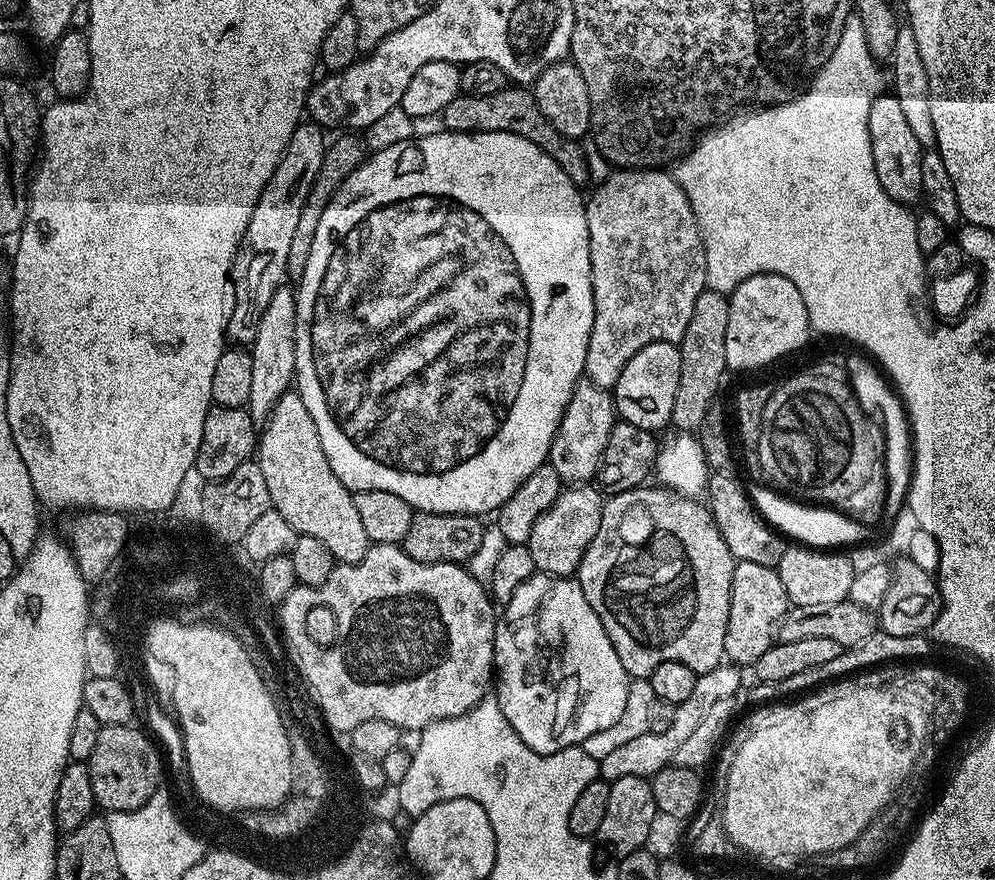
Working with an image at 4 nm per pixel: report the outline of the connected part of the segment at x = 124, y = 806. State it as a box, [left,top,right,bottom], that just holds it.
[86,724,161,813]

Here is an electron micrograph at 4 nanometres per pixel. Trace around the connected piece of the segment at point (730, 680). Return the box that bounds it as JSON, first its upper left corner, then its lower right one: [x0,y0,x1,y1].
[600,662,740,782]

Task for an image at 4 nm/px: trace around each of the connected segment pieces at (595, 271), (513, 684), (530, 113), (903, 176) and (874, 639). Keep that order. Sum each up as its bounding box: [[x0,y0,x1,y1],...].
[[584,168,708,389],[492,572,628,756],[438,86,588,186],[868,94,925,206],[748,631,934,704]]

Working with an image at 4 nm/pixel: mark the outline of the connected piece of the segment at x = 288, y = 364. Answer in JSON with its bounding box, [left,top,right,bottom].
[246,286,296,422]

